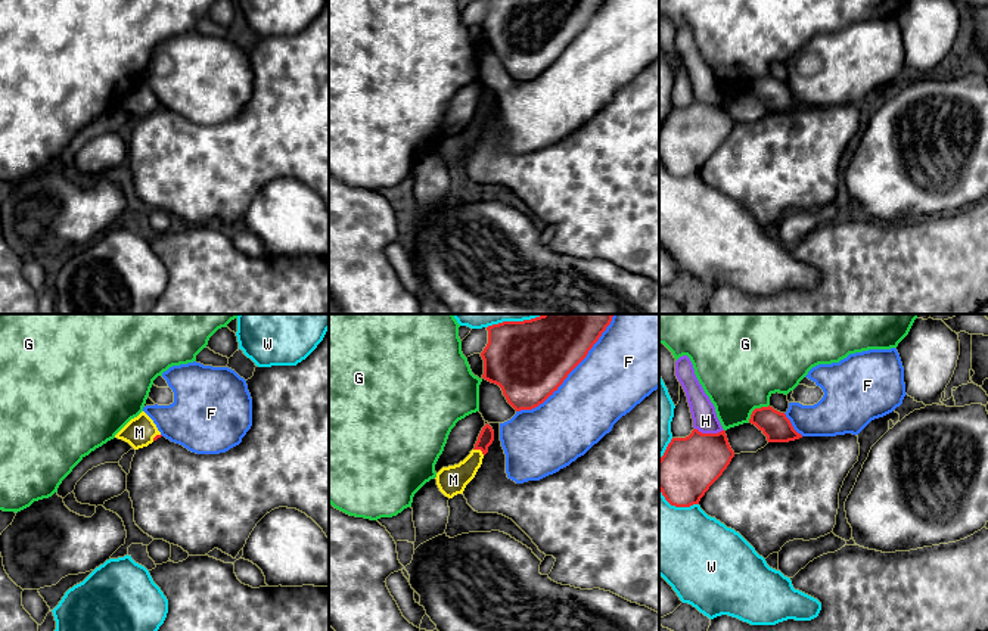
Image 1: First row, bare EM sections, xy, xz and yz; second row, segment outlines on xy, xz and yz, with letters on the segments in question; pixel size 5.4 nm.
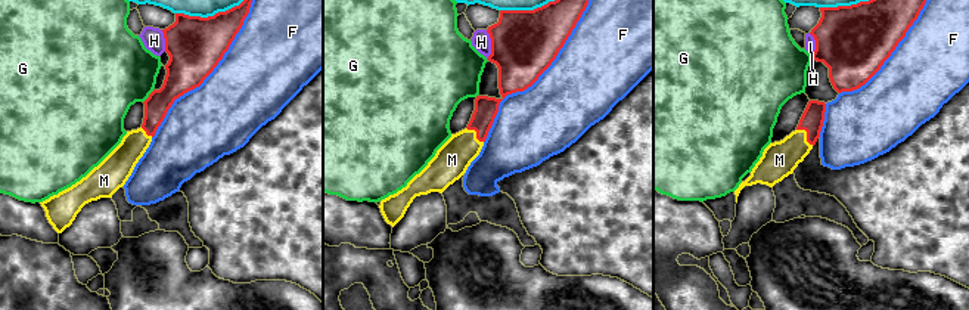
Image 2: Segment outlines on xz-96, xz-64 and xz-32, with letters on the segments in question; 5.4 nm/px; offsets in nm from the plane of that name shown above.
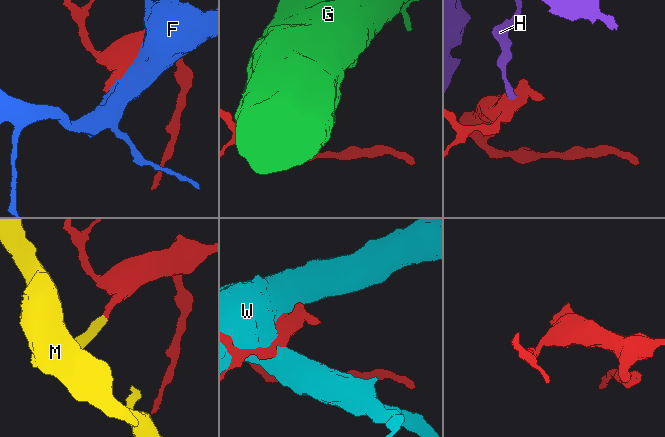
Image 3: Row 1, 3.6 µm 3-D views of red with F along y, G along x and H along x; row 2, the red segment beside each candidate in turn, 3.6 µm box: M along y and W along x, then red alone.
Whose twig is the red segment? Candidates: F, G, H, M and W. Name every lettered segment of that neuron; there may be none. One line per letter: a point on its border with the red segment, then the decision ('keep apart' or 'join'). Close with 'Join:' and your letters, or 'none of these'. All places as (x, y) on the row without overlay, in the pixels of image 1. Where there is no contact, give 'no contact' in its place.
F: contact xz (565, 47); keep apart
G: contact yz (755, 78); keep apart
H: contact yz (710, 103); keep apart
M: contact xz (479, 118); join
W: contact yz (677, 176); keep apart
Join: M

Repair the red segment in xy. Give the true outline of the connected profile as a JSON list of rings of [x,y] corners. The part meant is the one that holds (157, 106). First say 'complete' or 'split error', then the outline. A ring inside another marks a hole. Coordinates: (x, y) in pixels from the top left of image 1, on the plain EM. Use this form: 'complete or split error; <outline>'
split error; [[[142,81],[137,87],[131,88],[116,105],[115,108],[128,112],[134,119],[147,116],[158,108],[161,108],[153,90]]]

